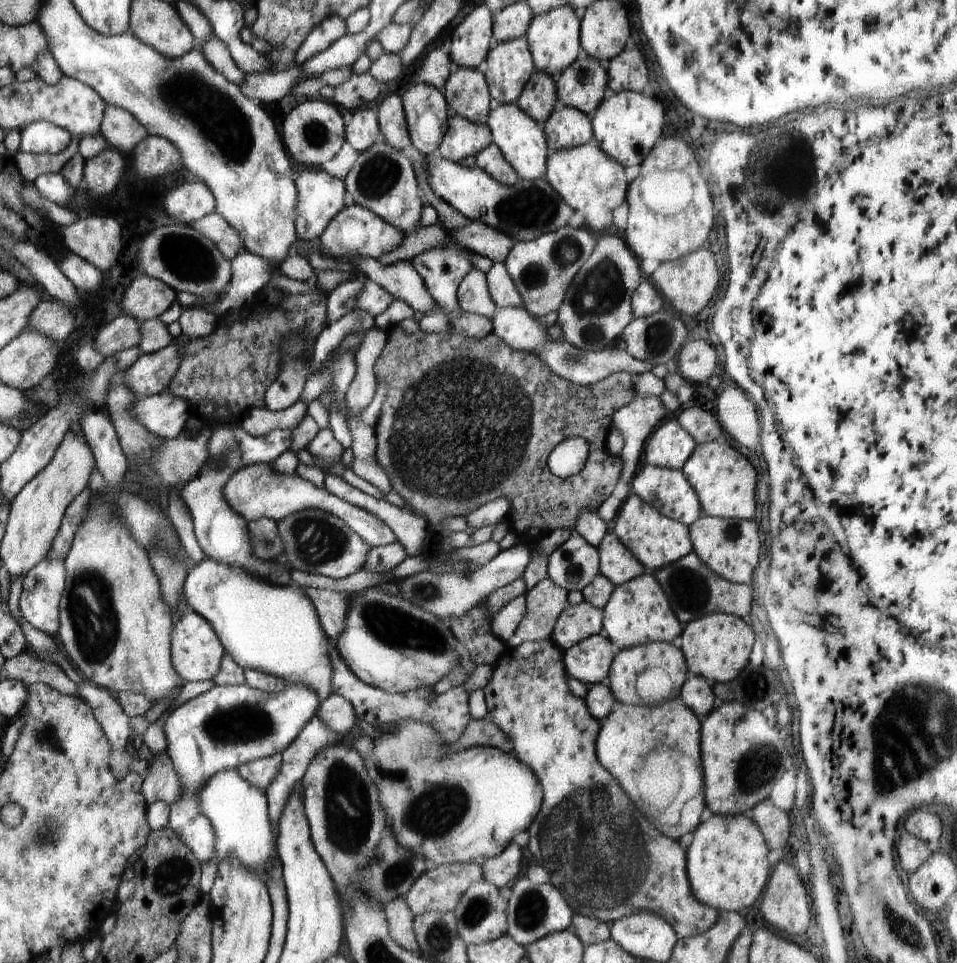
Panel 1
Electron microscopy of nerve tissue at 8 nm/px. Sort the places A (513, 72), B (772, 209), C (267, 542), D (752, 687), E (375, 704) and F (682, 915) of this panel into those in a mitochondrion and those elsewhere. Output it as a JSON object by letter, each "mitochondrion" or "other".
{"A":"other","B":"other","C":"mitochondrion","D":"mitochondrion","E":"other","F":"other"}

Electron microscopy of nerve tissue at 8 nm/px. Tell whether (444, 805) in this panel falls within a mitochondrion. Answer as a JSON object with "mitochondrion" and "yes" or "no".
{"mitochondrion":"yes"}

